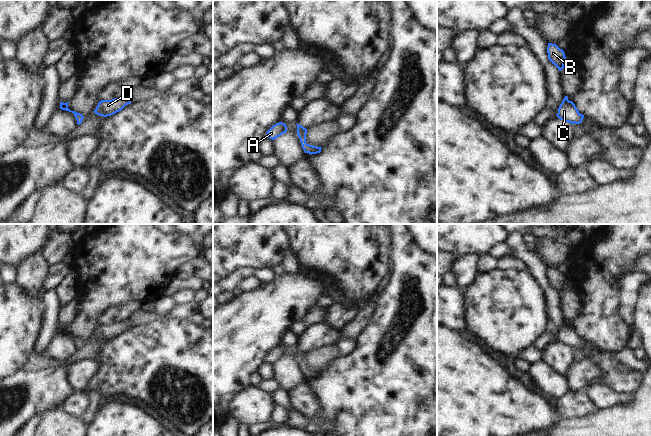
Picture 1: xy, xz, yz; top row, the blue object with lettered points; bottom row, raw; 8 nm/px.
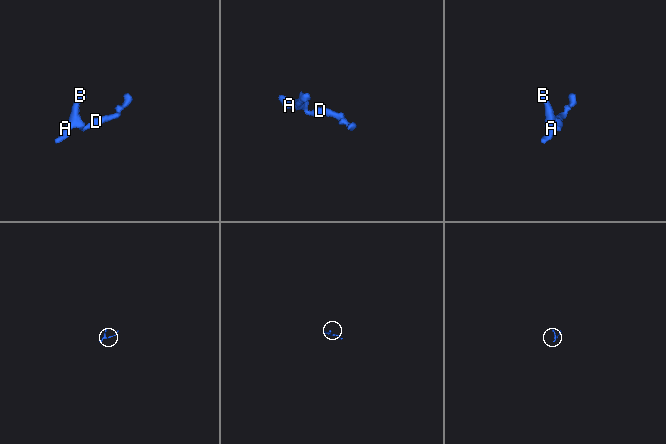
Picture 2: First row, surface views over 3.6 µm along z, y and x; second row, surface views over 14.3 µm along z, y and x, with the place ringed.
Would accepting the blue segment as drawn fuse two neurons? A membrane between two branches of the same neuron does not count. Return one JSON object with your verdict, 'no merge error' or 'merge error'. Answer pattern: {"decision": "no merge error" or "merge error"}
{"decision": "no merge error"}

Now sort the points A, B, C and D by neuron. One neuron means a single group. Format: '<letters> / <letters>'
A B C D

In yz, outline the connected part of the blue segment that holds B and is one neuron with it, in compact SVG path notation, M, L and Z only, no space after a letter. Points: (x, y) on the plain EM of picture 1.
M548 267L548 283L561 295L566 285L565 277L556 268Z

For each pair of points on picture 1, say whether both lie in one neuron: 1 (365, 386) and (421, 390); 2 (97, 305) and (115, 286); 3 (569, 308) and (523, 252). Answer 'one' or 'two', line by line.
1: one
2: one
3: two

